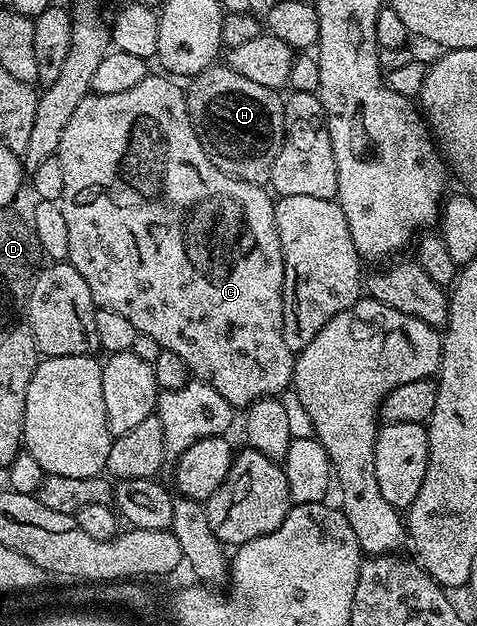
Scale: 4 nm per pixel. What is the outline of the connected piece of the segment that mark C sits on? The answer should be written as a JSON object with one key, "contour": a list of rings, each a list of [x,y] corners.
{"contour":[[[152,72],[142,80],[142,84],[134,84],[134,88],[126,92],[89,92],[82,104],[74,108],[62,132],[62,144],[58,144],[55,152],[55,157],[62,164],[62,196],[59,203],[62,216],[66,216],[67,261],[80,273],[82,280],[86,280],[86,288],[90,288],[92,299],[99,309],[126,316],[126,320],[134,324],[137,334],[149,334],[153,340],[158,340],[161,350],[178,352],[178,356],[186,360],[189,371],[199,381],[210,384],[210,388],[214,388],[222,400],[226,400],[233,408],[247,408],[260,398],[283,394],[292,384],[294,352],[286,348],[286,339],[282,336],[284,257],[276,227],[276,204],[273,195],[263,185],[232,178],[210,164],[210,156],[206,156],[190,120],[185,91],[181,87],[179,90],[172,82],[175,81],[171,77]]]}

